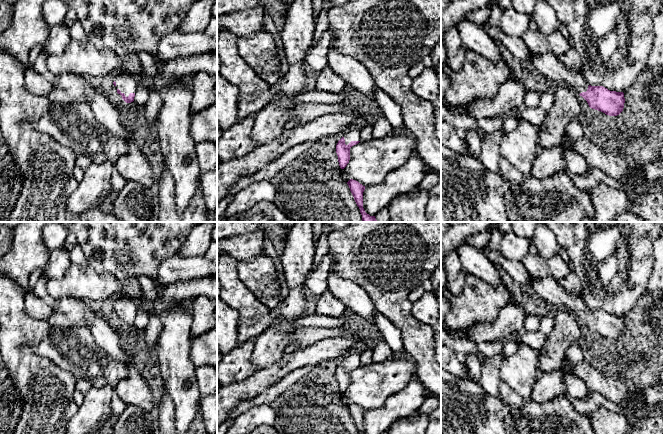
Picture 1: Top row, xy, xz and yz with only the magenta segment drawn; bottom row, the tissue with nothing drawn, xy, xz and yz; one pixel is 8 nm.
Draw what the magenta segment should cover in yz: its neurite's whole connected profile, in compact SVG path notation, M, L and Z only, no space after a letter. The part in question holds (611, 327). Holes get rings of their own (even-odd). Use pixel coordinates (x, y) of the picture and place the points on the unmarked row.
M531 275L528 286L544 299L551 309L563 308L573 312L587 325L590 332L609 340L617 340L623 335L625 327L623 316L610 315L603 310L589 309L580 295L567 292L555 278L540 279Z

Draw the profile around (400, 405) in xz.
M412 377L407 387L390 396L378 409L365 411L363 416L364 434L381 434L401 418L419 410L428 391L418 378Z

